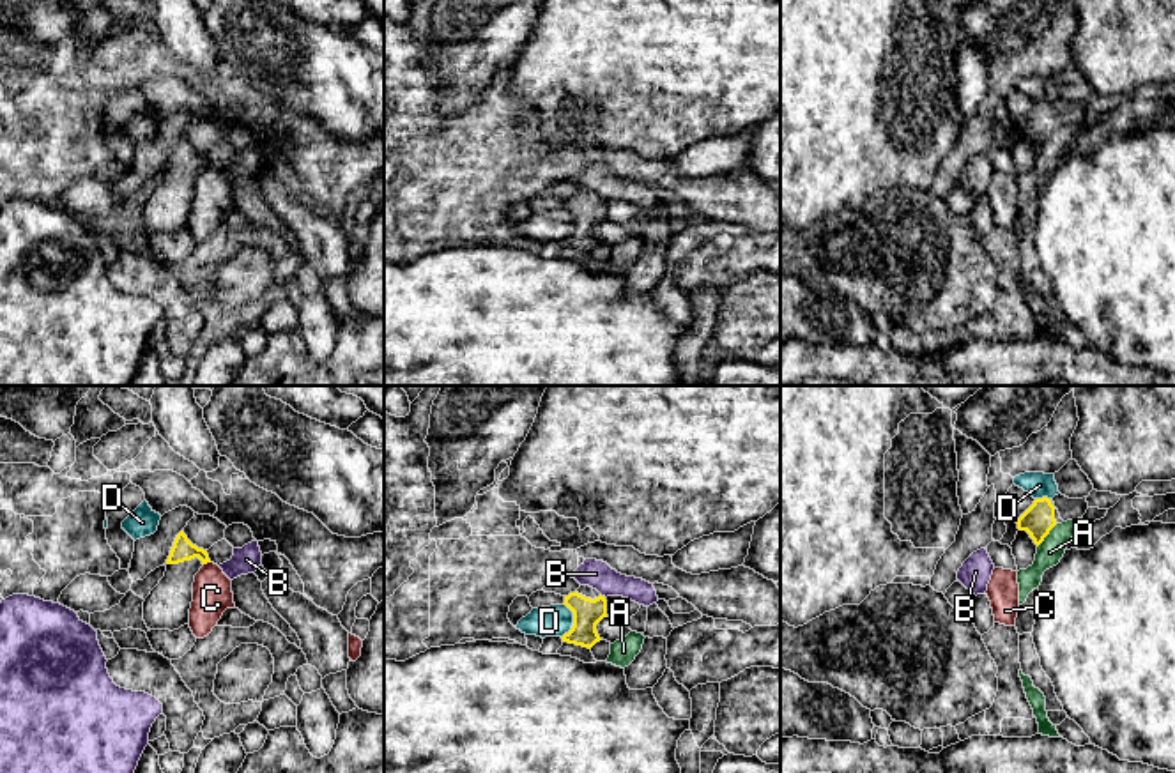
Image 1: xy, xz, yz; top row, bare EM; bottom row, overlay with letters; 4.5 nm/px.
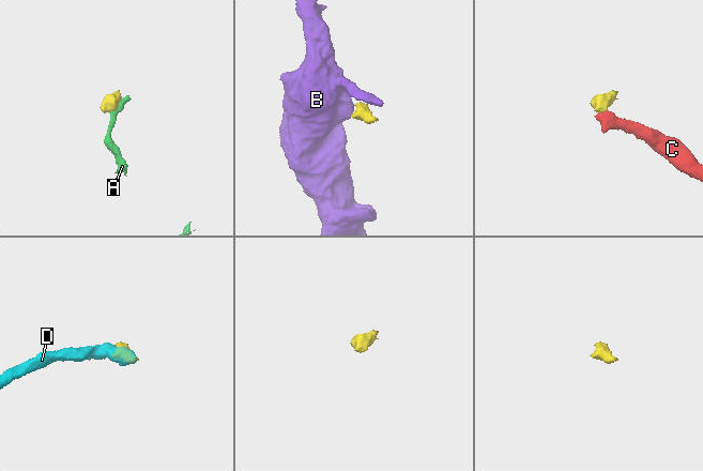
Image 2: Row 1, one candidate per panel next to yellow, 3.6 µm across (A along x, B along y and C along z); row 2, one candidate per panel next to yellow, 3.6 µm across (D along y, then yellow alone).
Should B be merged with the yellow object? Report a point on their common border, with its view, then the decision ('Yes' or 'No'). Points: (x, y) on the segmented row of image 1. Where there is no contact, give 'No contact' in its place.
Touches yellow at xz (604, 596). No

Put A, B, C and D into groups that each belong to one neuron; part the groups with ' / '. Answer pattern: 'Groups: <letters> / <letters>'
Groups: A / B / C D

